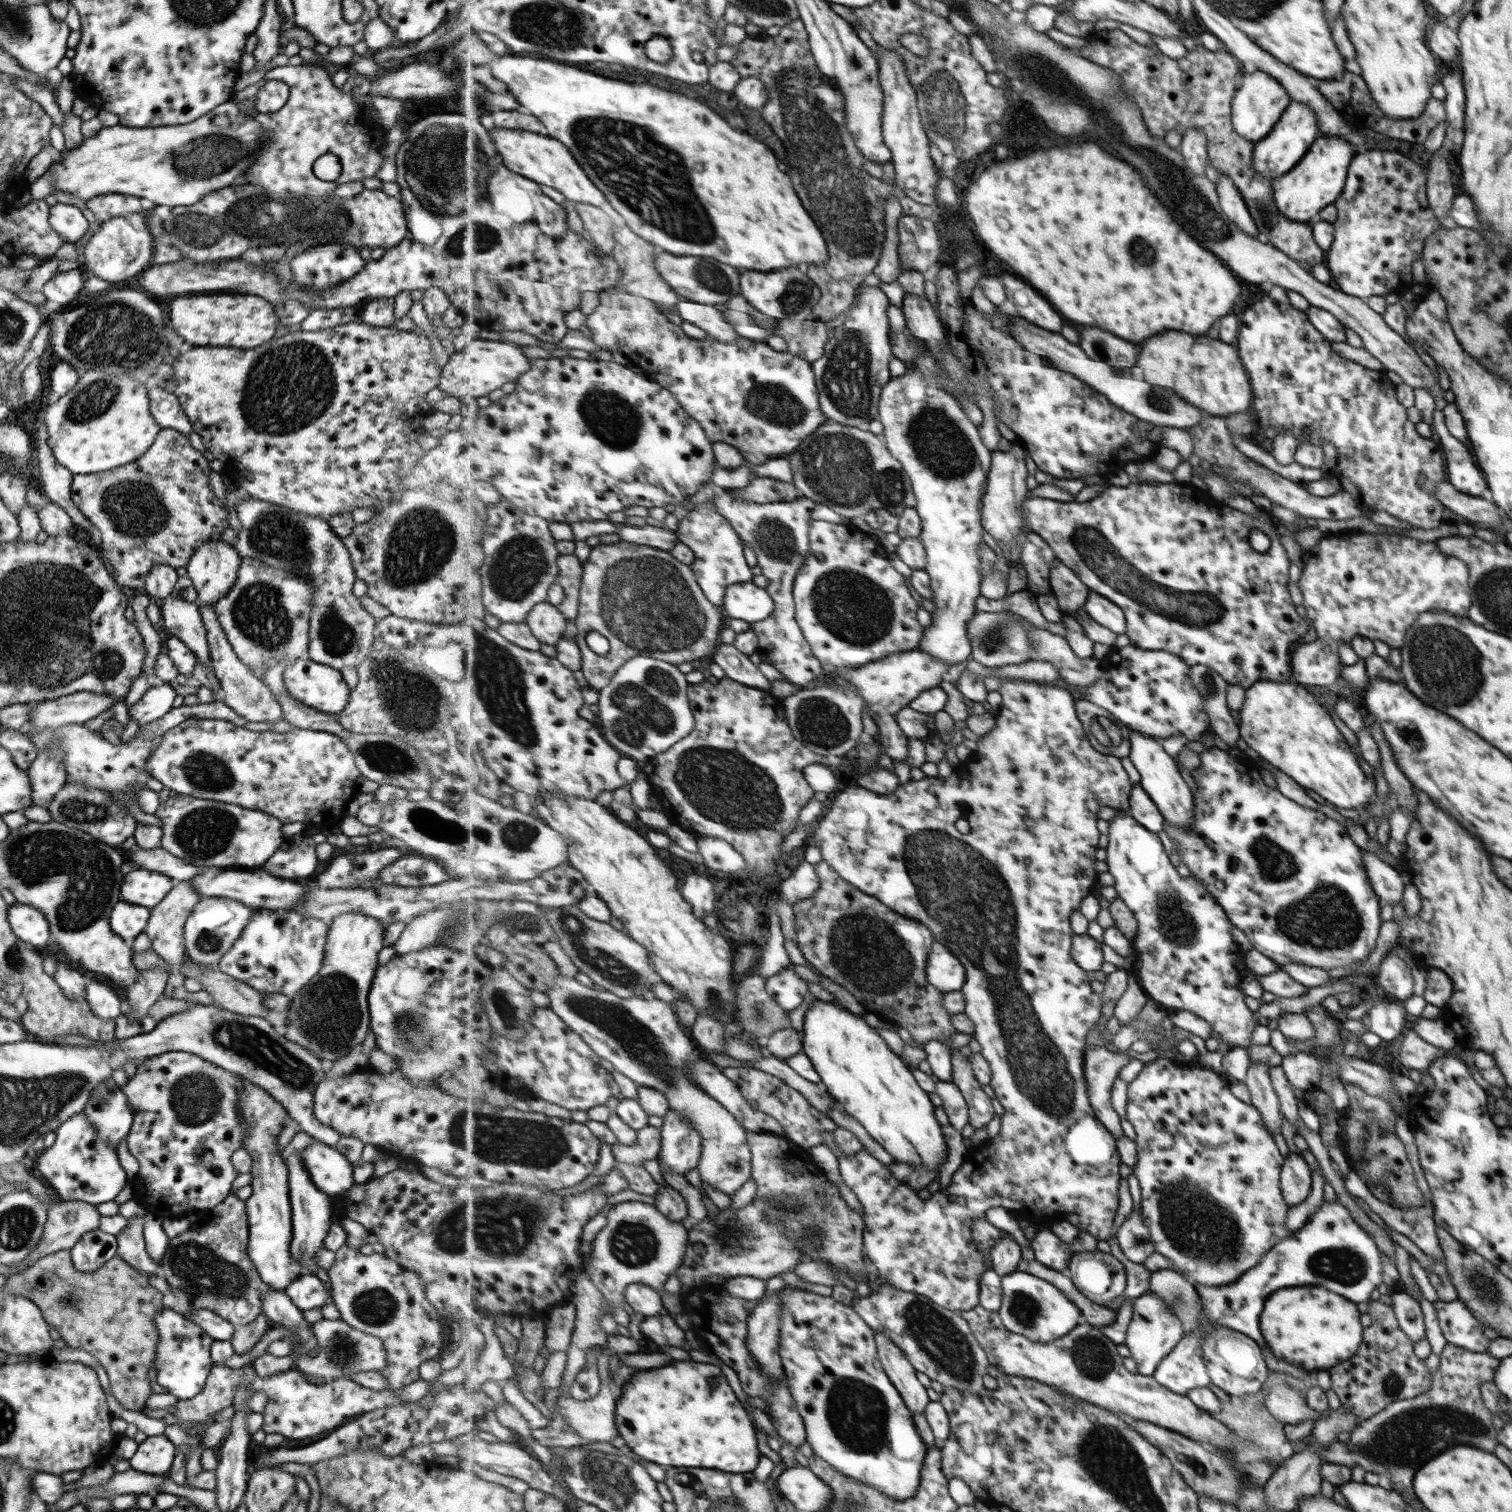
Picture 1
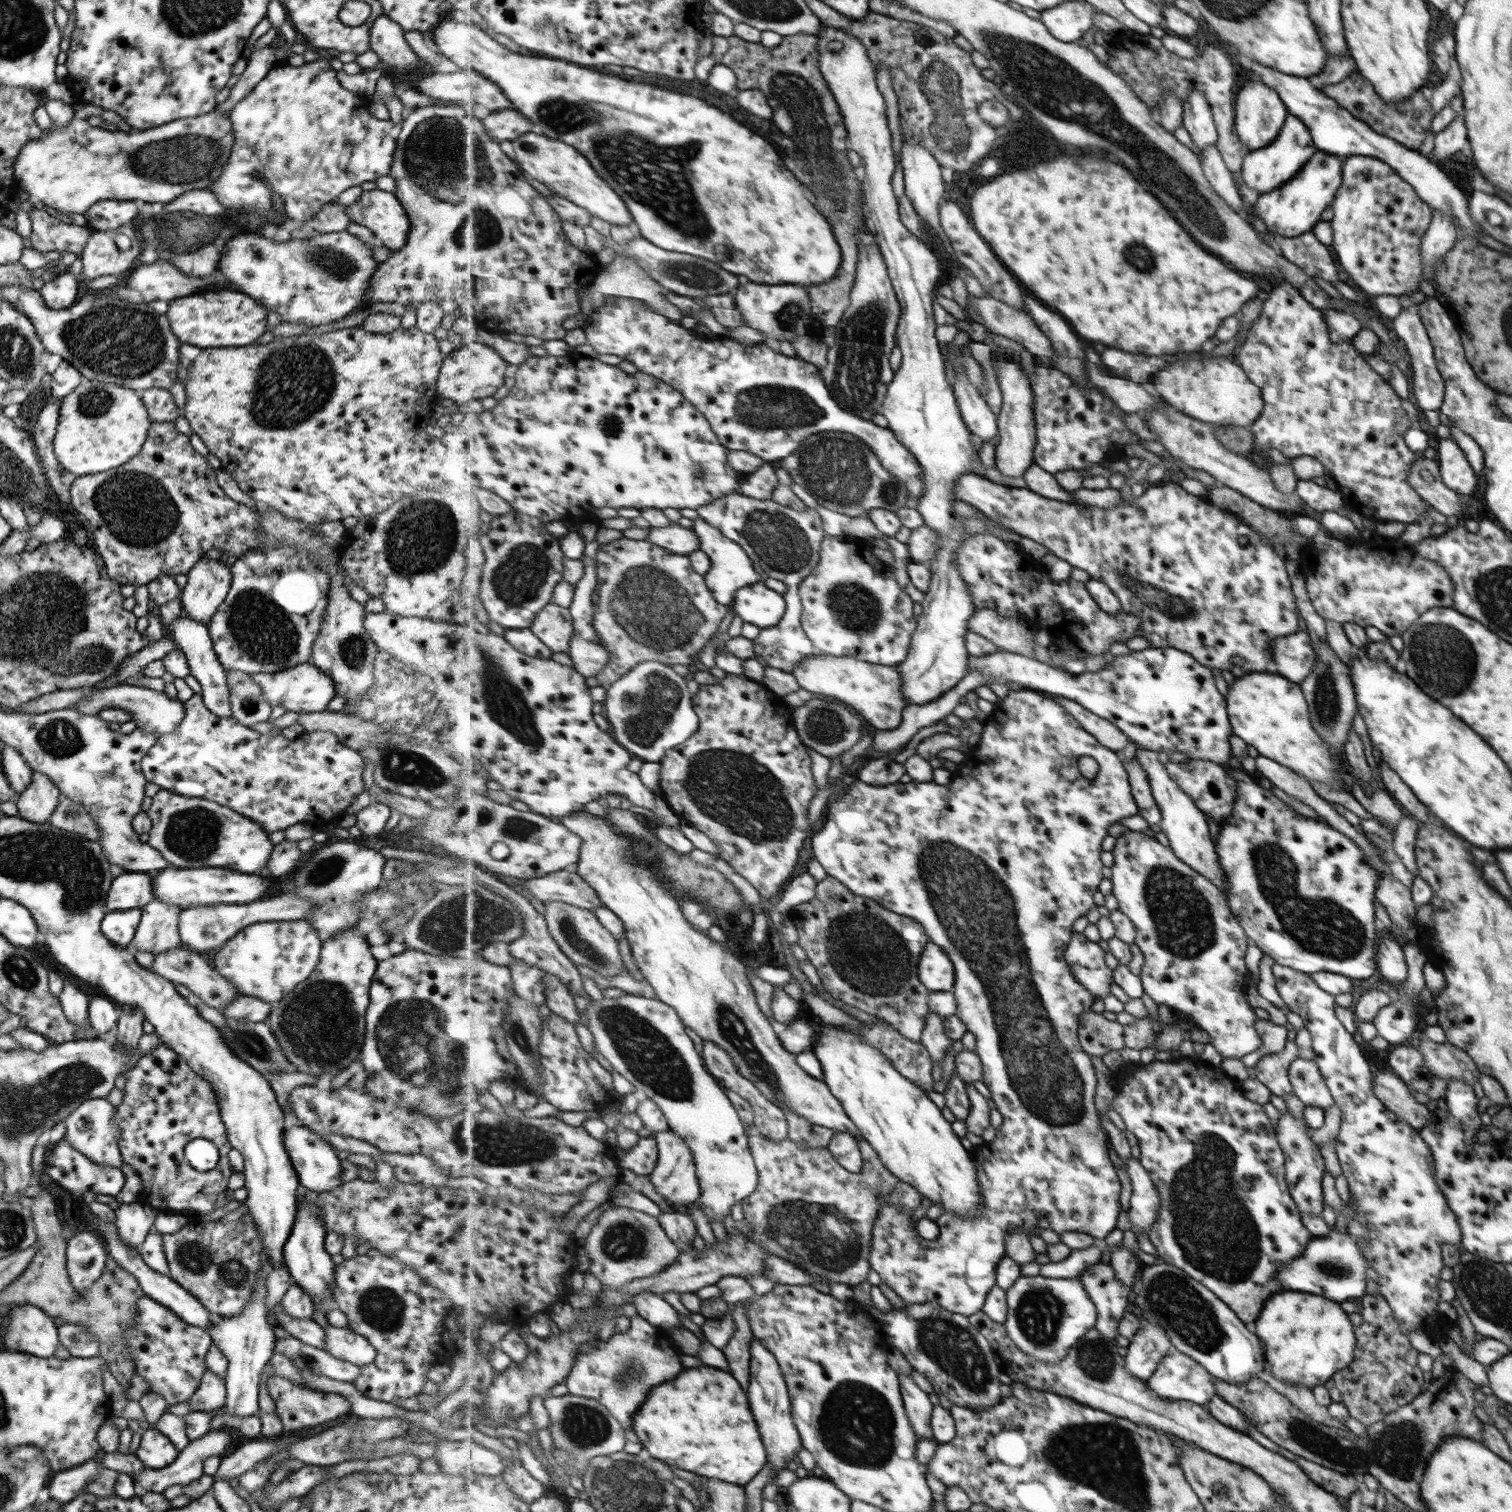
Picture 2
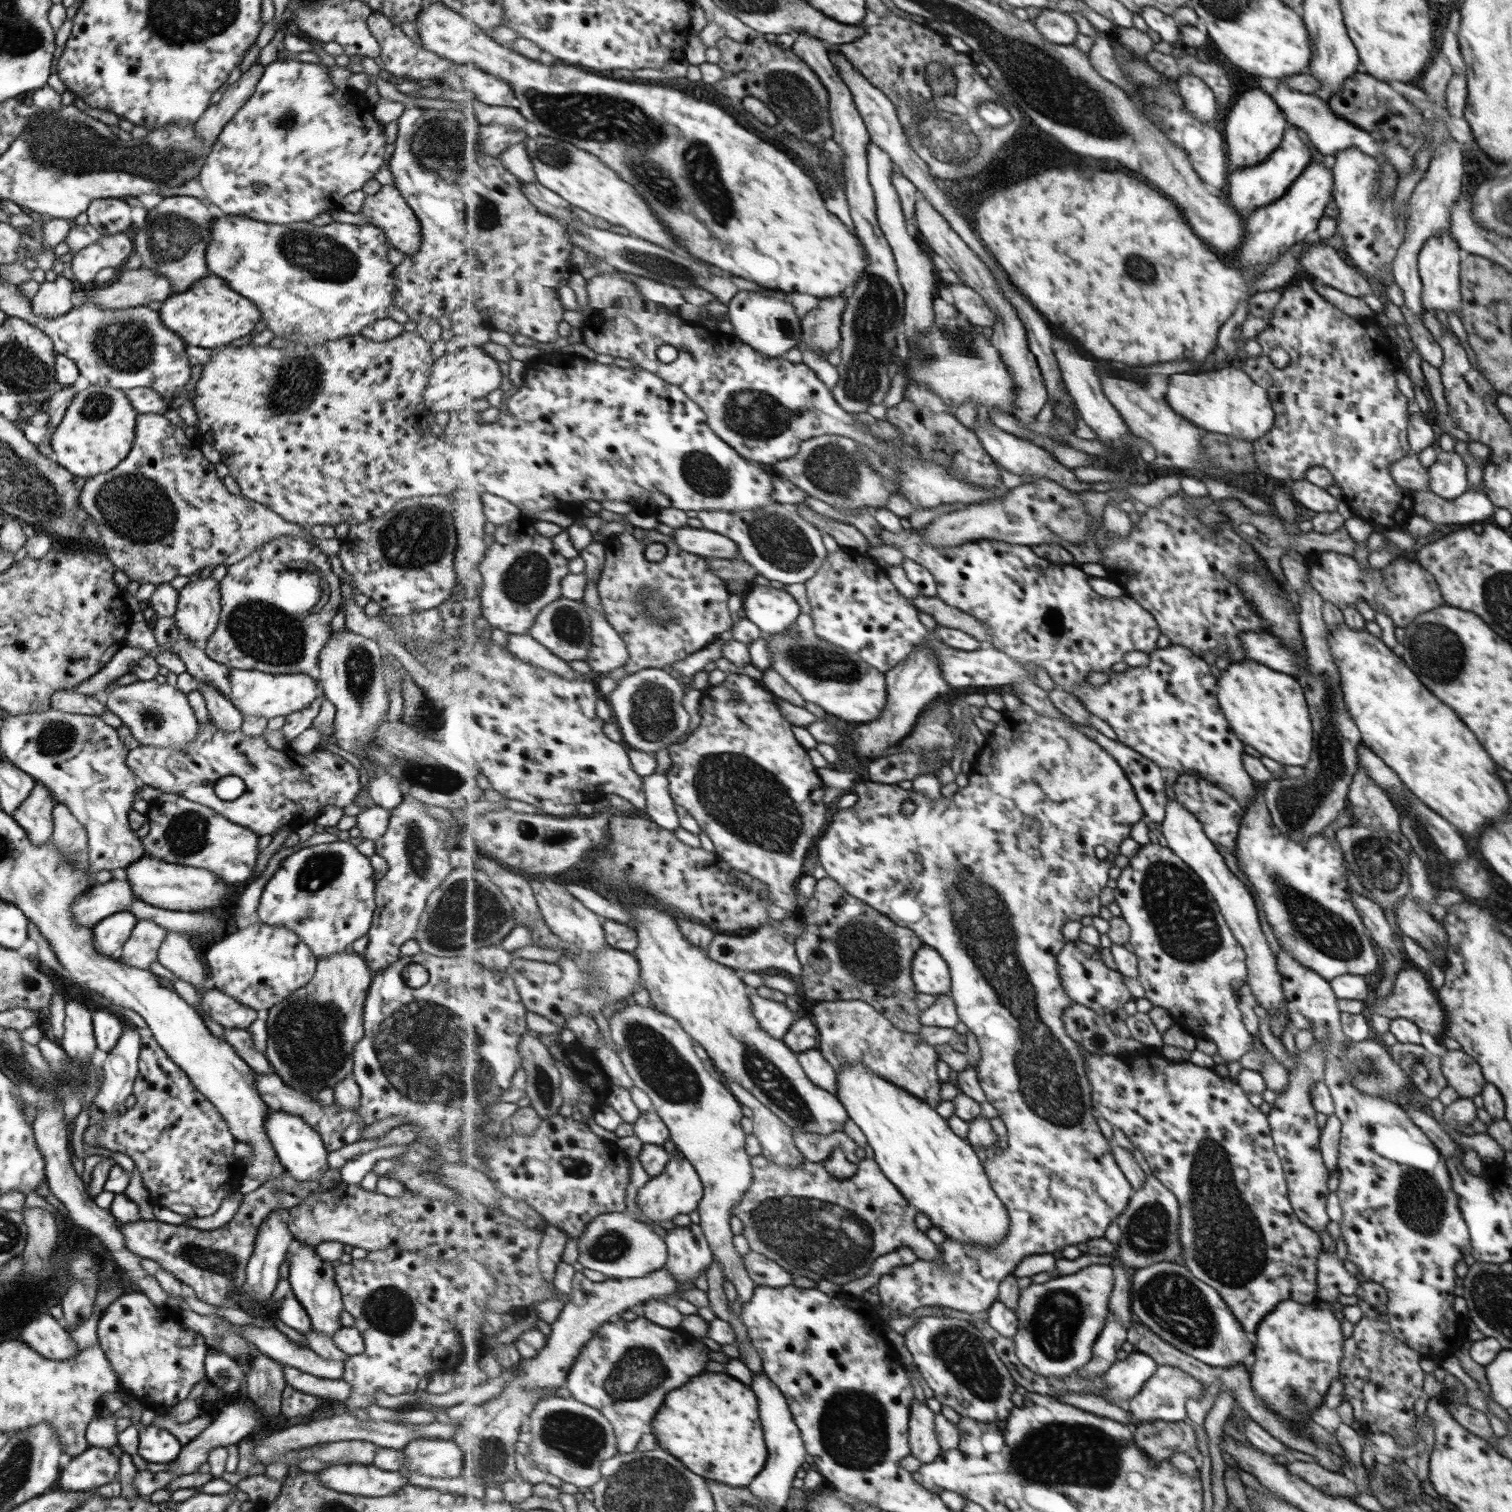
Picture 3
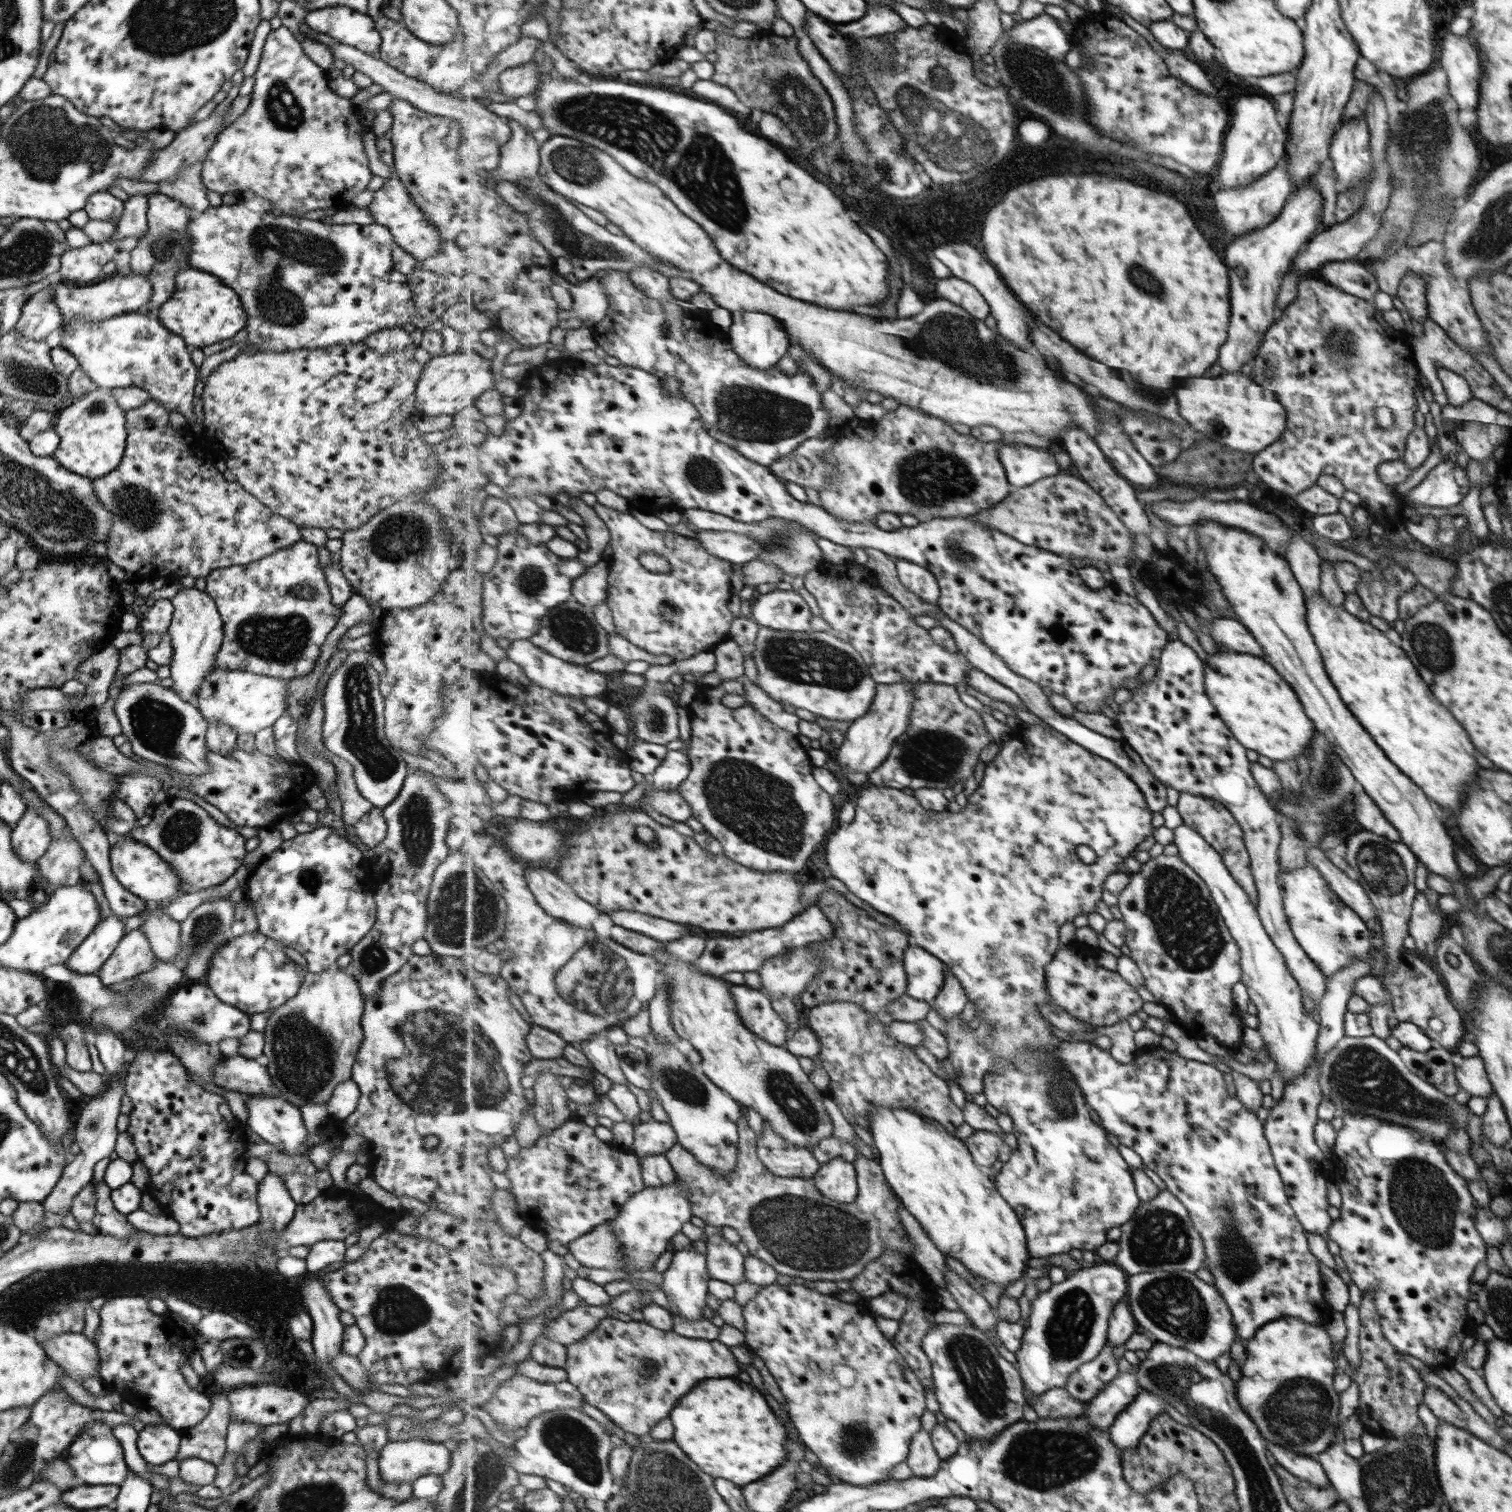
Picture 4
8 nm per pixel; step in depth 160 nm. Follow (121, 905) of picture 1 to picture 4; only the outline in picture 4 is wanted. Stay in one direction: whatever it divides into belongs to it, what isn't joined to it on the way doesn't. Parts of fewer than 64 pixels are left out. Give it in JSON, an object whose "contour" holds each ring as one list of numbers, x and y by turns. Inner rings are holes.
{"contour":[[114,915,101,919,68,957,65,966,79,974,92,974,105,963,123,933,124,920]]}

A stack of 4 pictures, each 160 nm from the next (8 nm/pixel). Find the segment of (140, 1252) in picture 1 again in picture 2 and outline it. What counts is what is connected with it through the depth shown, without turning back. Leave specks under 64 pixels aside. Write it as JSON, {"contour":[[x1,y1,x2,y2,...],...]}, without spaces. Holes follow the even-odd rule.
{"contour":[[136,1201,130,1204,121,1203,117,1210,112,1211,115,1214,114,1226,121,1242,137,1250,150,1232,157,1213,149,1206,143,1206]]}

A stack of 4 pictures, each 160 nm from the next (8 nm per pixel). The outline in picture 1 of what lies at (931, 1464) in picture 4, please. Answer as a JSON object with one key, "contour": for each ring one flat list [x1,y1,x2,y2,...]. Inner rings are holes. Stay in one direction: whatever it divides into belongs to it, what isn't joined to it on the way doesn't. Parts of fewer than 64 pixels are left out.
{"contour":[[877,1332,876,1341,884,1369,893,1384,900,1389,901,1396,904,1397,904,1404,912,1409,914,1415,923,1414,935,1397,917,1380,918,1370,887,1333]]}

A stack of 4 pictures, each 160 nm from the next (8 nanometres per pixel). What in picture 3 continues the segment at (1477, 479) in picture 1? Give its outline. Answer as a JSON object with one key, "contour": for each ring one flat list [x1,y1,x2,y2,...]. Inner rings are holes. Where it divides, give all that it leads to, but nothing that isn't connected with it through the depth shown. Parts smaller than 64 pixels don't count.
{"contour":[[1439,450,1435,456,1435,461,1427,468,1427,471,1430,474,1428,482,1429,490,1445,500,1457,498,1457,496,1463,494,1468,489,1467,472,1459,453]]}

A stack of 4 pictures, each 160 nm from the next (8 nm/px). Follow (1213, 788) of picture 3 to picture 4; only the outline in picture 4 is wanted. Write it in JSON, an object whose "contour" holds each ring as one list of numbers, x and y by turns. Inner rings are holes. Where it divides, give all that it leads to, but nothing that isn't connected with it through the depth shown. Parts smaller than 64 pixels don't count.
{"contour":[[1179,792,1178,795,1178,801,1175,808,1180,815,1182,824,1195,829,1200,833,1201,837,1204,837,1204,839,1220,853,1220,856,1223,858,1223,863,1226,865,1231,875,1236,879,1236,883,1247,892,1248,899,1252,900,1252,904,1257,904,1258,892,1256,891,1256,886,1254,885,1250,873,1250,858,1244,847,1241,828,1233,819,1233,816,1222,804,1210,798,1195,796,1188,792]]}

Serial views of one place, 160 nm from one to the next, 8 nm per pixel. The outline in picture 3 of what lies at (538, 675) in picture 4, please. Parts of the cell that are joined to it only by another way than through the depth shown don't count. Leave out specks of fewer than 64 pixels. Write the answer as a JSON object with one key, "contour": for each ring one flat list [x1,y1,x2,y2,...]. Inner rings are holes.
{"contour":[[508,634,503,639,507,642,510,652,521,660,528,661,529,664,537,665,539,668,547,668,551,673,565,677,565,680,573,680,573,677,577,677,578,673,566,660,553,654,536,637,530,634]]}

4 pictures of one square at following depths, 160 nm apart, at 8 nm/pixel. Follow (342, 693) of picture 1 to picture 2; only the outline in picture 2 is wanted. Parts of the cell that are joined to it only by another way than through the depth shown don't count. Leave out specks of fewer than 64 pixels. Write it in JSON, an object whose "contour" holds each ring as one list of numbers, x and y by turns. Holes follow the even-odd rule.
{"contour":[[309,661,293,666,287,670,273,673,254,673,250,675,251,681,261,686,263,701,269,707,281,706,288,712,311,713,327,710,329,701,335,697,335,685,331,678,319,671]]}

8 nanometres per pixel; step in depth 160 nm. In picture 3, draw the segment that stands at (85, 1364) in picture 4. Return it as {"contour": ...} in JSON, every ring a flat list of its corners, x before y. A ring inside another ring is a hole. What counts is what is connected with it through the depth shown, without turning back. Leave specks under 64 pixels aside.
{"contour":[[50,1314,30,1320,20,1330,19,1340,47,1360,67,1360,79,1351,62,1323]]}

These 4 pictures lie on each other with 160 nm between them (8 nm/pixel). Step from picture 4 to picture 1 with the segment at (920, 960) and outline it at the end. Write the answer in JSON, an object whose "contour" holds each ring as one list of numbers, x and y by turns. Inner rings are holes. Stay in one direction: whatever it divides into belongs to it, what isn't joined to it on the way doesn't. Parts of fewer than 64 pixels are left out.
{"contour":[[933,944,927,967,928,981,943,992,962,990,968,980,967,968,957,960,947,946]]}

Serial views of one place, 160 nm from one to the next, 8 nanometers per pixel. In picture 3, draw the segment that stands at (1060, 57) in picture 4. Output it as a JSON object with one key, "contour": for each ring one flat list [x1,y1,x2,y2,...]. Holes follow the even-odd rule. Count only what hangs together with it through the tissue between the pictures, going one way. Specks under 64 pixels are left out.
{"contour":[[1042,9,1033,21,1044,37,1055,44,1072,45,1080,33,1077,21,1066,11]]}

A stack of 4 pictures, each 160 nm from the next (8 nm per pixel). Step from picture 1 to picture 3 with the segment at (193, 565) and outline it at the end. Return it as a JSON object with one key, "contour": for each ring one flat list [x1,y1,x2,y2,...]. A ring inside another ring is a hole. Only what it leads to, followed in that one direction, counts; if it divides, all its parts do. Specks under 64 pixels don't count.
{"contour":[[198,577,179,591,172,614,175,628,193,646,203,649,219,622,218,582]]}

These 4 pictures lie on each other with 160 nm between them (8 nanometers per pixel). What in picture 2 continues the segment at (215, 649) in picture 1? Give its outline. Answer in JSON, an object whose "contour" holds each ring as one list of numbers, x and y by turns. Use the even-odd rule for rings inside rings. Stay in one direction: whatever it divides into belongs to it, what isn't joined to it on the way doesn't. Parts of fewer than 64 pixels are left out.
{"contour":[[225,668,225,680,229,690,231,718,239,725,251,727,253,724,267,722,271,707,263,701,261,686,251,681,249,675]]}

